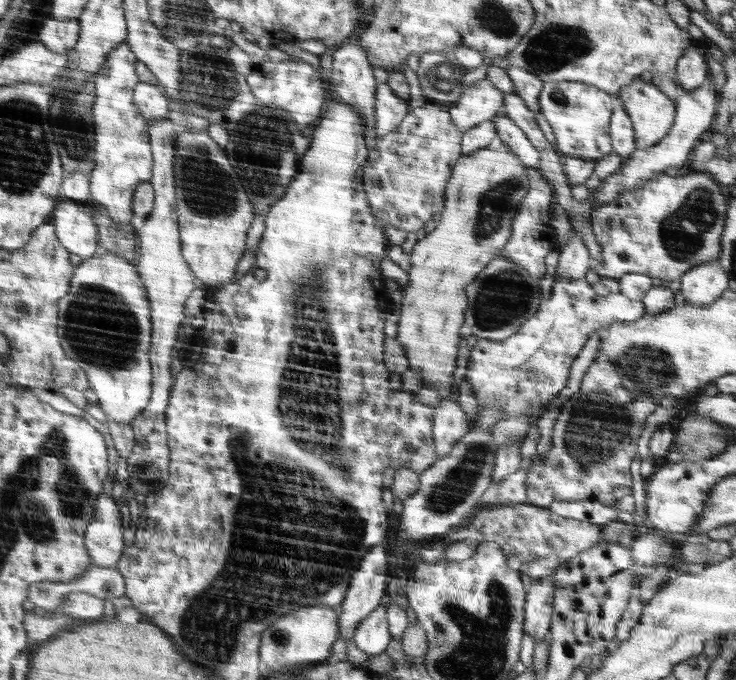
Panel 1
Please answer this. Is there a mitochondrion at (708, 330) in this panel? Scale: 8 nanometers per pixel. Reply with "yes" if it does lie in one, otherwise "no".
no

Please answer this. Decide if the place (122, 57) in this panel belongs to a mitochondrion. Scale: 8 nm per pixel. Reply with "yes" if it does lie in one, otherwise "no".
no

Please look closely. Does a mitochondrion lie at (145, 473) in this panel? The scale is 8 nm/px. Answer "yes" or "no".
yes

